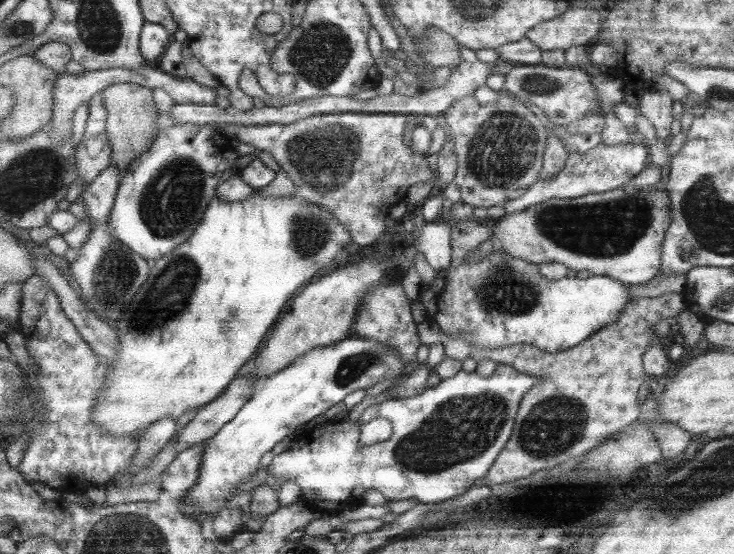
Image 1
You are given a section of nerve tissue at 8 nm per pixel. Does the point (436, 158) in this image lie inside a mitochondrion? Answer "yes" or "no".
no

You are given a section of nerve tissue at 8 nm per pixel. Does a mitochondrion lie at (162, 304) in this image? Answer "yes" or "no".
yes

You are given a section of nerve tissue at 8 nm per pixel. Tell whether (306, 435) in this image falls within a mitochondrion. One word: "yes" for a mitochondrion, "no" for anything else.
no

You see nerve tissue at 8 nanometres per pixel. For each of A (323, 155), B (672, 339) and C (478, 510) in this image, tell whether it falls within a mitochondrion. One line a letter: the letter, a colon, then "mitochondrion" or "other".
A: mitochondrion
B: other
C: other

